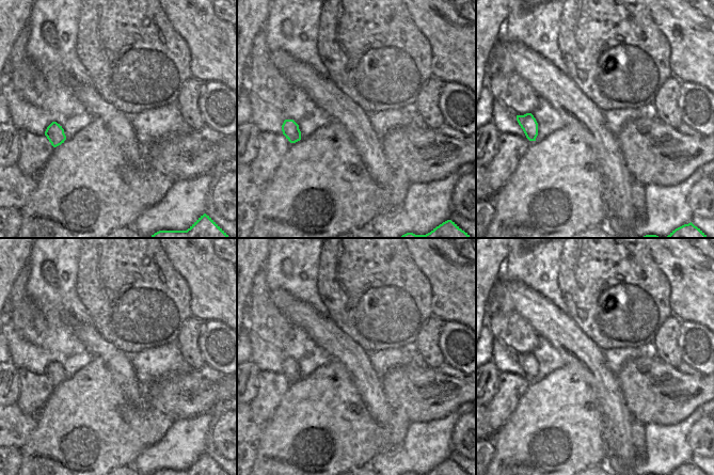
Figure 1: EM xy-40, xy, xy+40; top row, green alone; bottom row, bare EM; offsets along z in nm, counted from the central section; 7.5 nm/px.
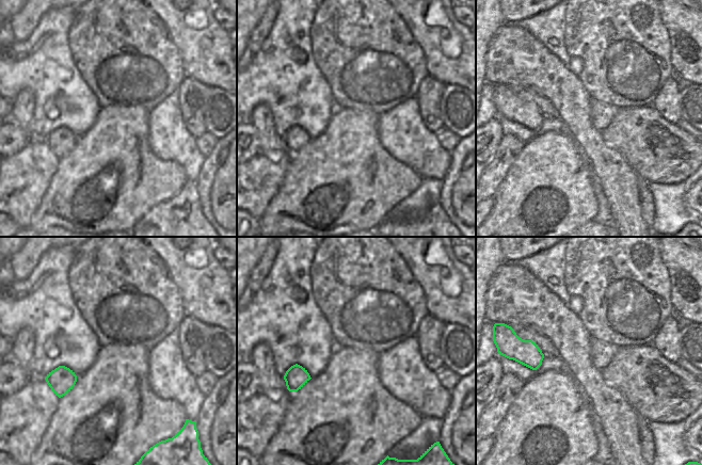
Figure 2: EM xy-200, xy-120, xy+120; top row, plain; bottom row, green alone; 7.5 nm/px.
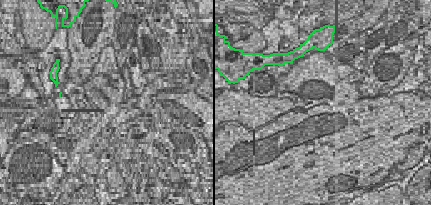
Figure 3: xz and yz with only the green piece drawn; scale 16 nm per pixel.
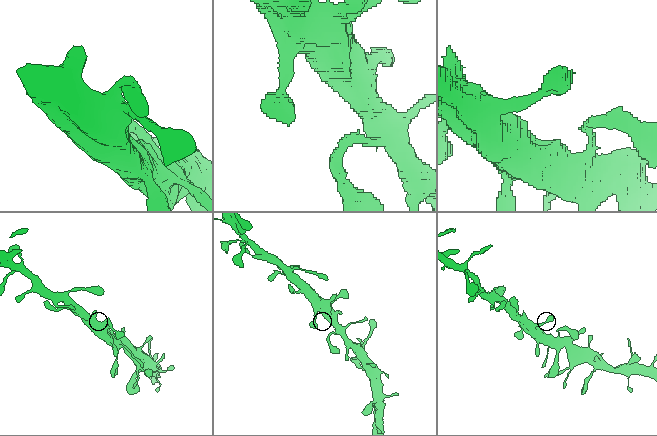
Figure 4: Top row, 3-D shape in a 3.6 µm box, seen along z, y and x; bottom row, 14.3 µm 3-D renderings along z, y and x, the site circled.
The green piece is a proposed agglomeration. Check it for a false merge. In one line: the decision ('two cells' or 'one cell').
one cell

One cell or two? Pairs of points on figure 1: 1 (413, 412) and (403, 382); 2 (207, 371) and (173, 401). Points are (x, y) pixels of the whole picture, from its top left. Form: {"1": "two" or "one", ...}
{"1": "one", "2": "two"}

